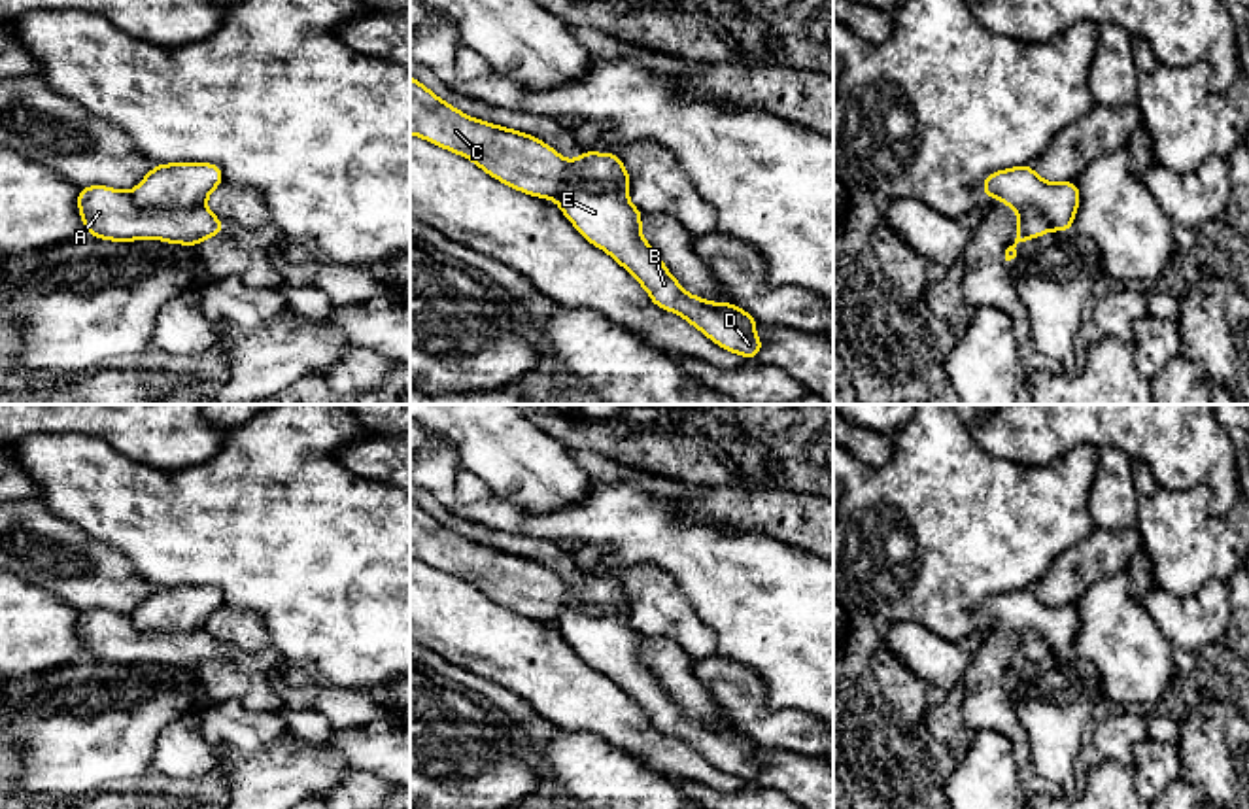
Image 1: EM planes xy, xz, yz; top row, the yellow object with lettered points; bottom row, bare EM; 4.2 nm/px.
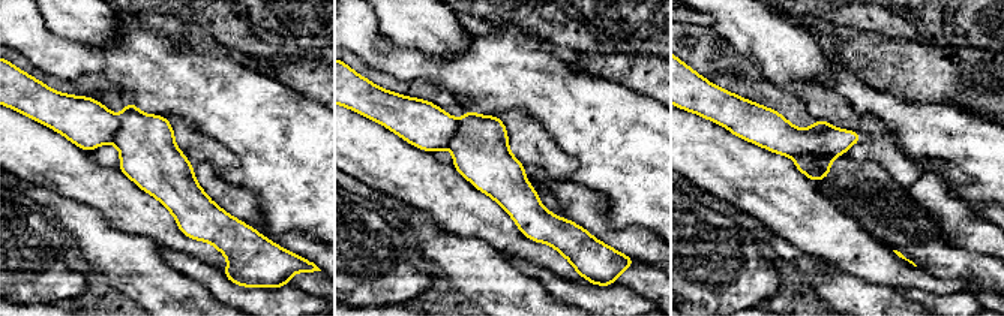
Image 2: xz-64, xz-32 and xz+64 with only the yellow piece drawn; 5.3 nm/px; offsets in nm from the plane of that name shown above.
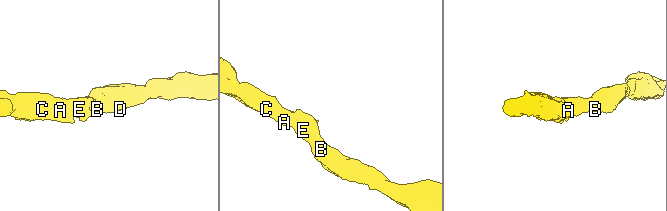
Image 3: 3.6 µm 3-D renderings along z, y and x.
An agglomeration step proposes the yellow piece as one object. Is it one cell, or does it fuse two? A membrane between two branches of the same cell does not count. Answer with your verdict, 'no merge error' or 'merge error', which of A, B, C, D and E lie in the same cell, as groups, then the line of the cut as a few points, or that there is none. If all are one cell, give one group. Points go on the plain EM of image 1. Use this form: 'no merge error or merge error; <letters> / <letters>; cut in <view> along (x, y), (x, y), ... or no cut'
merge error; A C / B D E; cut in xy along (129, 617), (136, 628), (152, 632), (197, 632), (203, 628)

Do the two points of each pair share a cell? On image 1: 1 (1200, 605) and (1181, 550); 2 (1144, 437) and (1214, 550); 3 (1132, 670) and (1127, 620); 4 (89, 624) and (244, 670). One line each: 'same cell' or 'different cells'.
1: different cells
2: different cells
3: same cell
4: same cell

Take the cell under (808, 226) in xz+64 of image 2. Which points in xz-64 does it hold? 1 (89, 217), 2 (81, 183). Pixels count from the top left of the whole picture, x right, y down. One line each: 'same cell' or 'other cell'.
1: other cell
2: same cell

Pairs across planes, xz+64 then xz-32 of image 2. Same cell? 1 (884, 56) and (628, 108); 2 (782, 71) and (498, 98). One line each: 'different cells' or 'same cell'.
1: different cells
2: different cells

